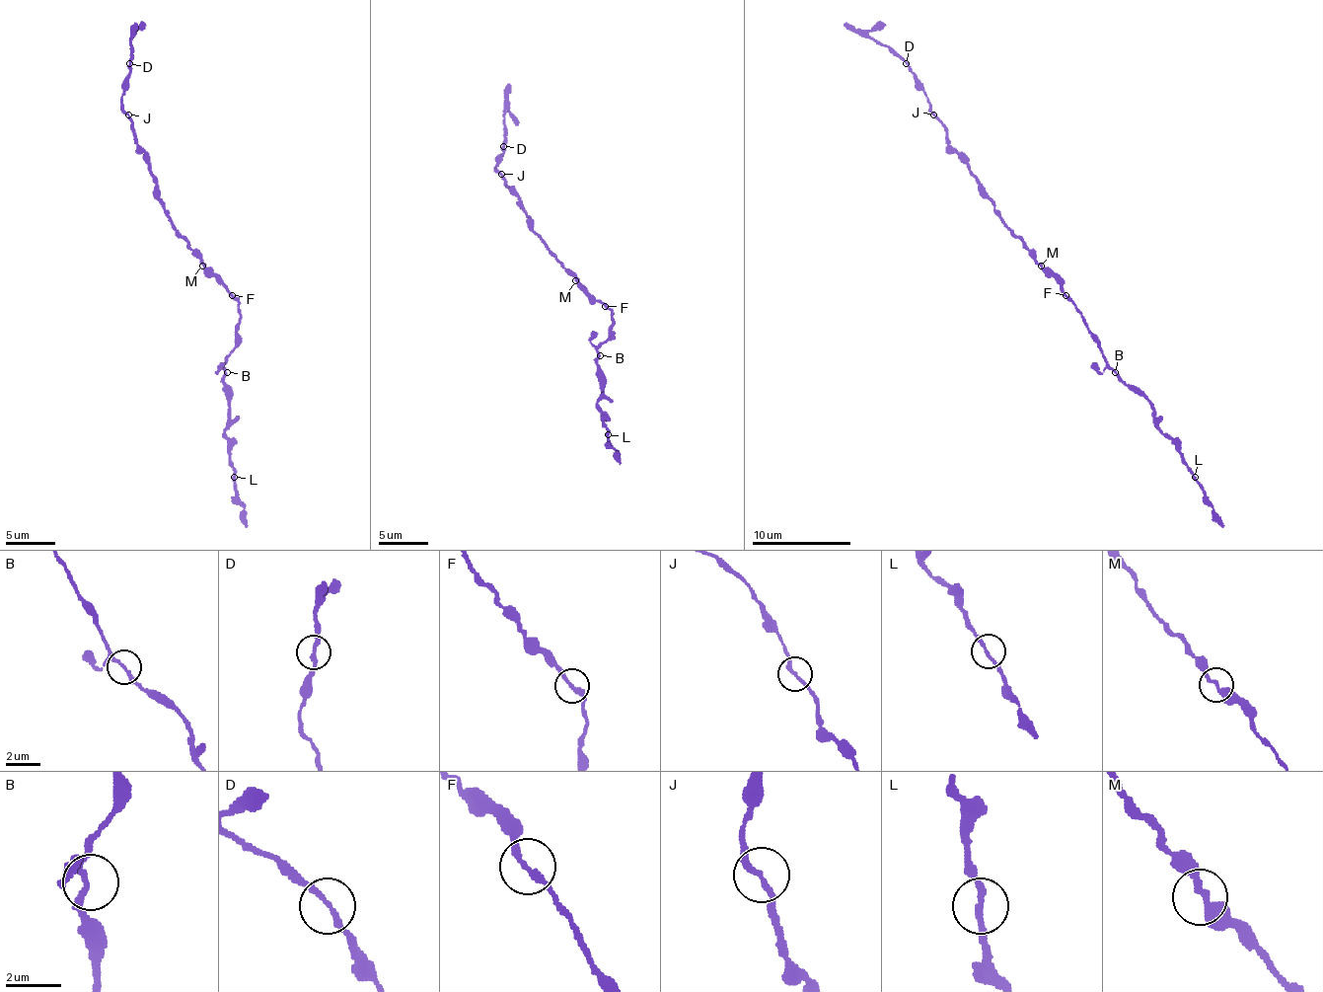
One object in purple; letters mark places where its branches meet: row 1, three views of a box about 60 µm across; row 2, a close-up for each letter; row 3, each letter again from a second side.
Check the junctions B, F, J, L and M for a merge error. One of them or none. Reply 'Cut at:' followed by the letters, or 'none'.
Cut at: none

